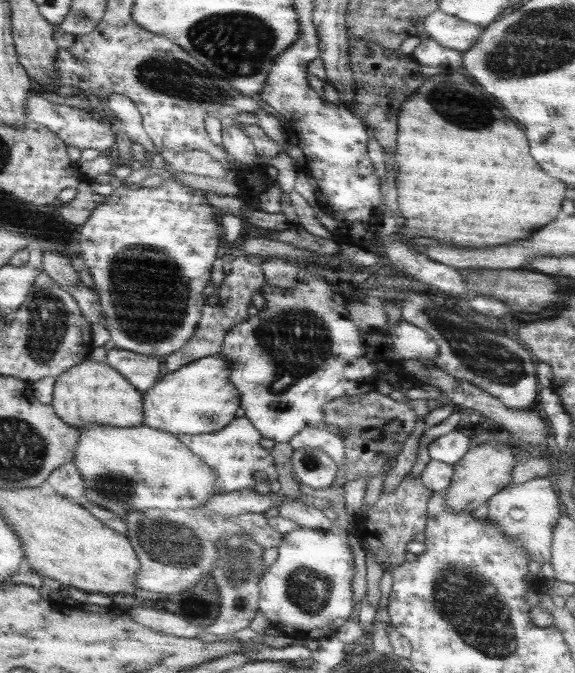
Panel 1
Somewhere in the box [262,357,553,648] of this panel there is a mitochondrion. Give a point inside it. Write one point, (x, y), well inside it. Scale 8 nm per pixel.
(309, 587)

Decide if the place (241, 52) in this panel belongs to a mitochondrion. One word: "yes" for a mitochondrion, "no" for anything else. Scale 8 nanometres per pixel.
yes

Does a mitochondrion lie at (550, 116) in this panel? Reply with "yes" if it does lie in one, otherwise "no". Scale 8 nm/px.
no

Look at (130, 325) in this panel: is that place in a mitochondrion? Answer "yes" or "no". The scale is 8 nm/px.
yes

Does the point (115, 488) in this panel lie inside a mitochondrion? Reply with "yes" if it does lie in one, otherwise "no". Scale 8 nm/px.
yes

